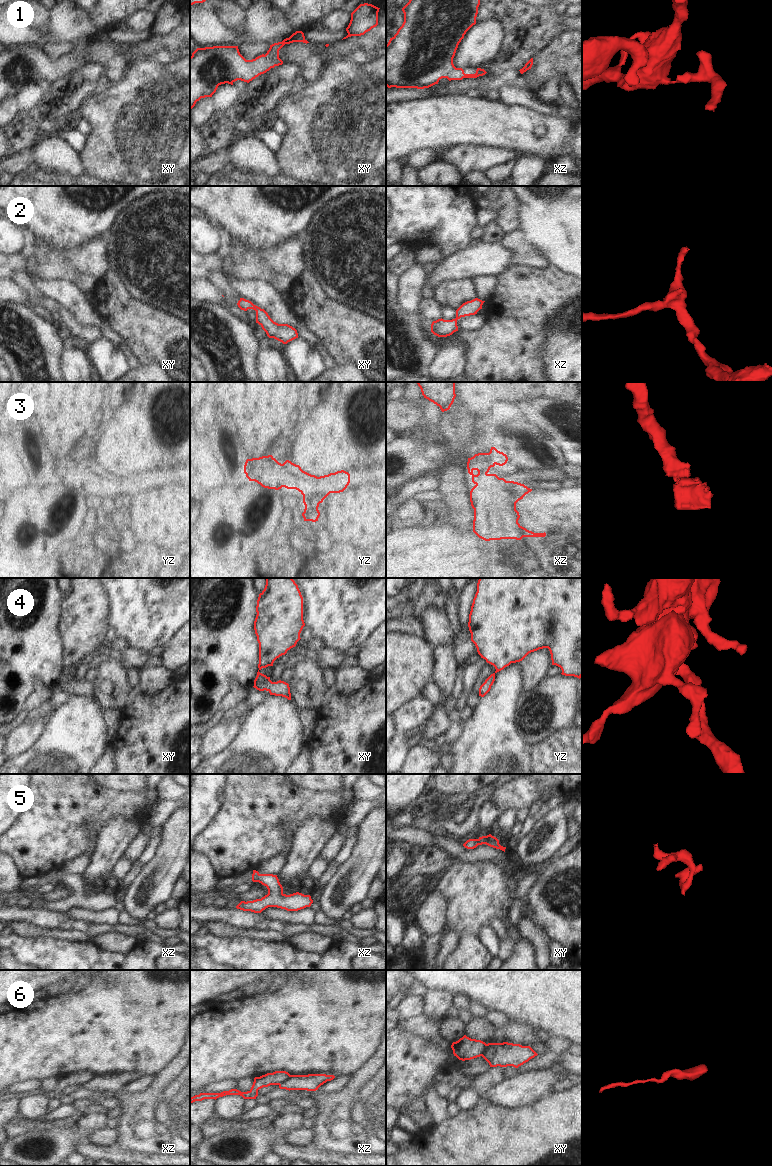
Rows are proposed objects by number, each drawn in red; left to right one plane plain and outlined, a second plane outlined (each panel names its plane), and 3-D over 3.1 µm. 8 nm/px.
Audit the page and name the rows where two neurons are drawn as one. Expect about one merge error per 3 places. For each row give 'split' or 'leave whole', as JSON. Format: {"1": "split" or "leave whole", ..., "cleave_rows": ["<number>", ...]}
{"1": "leave whole", "2": "leave whole", "3": "leave whole", "4": "leave whole", "5": "leave whole", "6": "split", "cleave_rows": ["6"]}

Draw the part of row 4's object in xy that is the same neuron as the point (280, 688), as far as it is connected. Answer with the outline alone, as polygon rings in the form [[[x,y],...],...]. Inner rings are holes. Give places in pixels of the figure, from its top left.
[[[266,578],[264,590],[256,606],[254,630],[259,643],[259,664],[254,688],[268,691],[270,695],[291,700],[289,684],[272,682],[260,673],[262,668],[273,666],[274,661],[295,647],[305,626],[303,597],[292,578]]]

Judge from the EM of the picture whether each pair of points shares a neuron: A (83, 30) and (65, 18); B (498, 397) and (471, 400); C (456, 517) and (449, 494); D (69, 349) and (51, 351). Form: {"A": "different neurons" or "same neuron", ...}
{"A": "same neuron", "B": "same neuron", "C": "same neuron", "D": "different neurons"}

